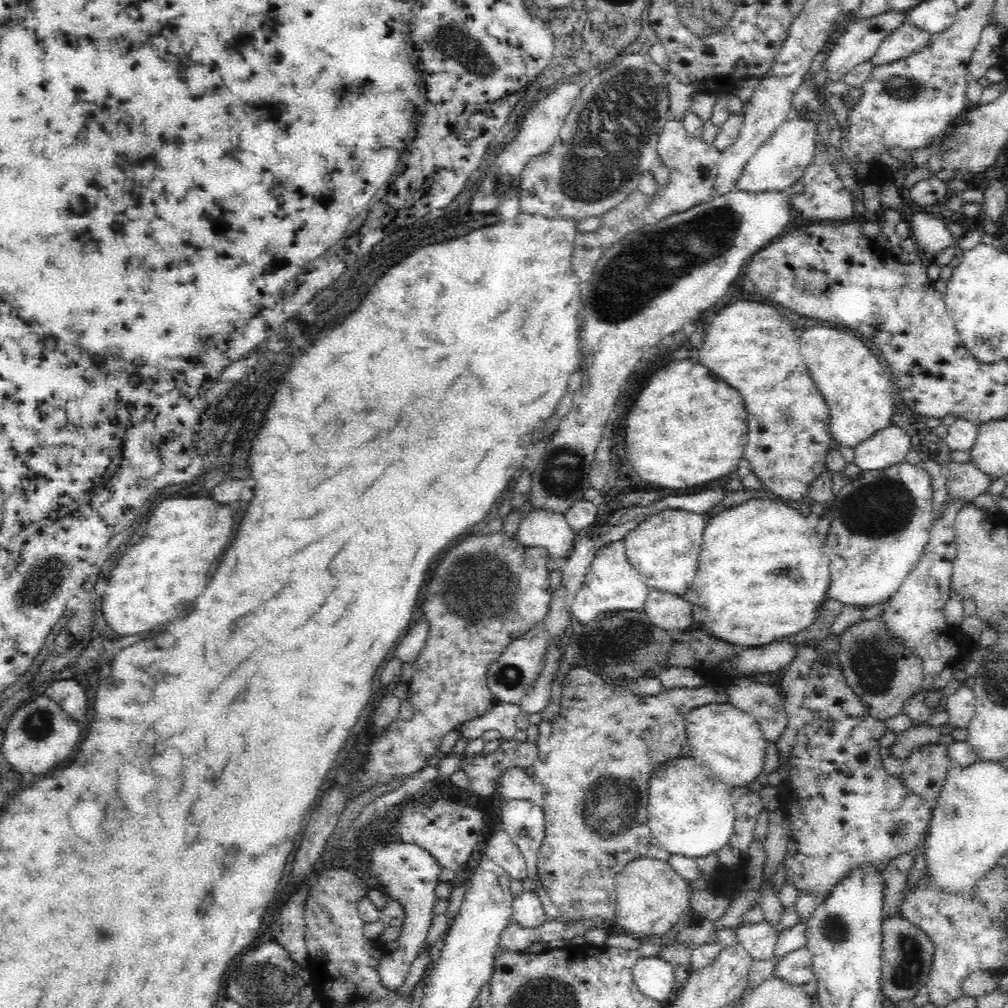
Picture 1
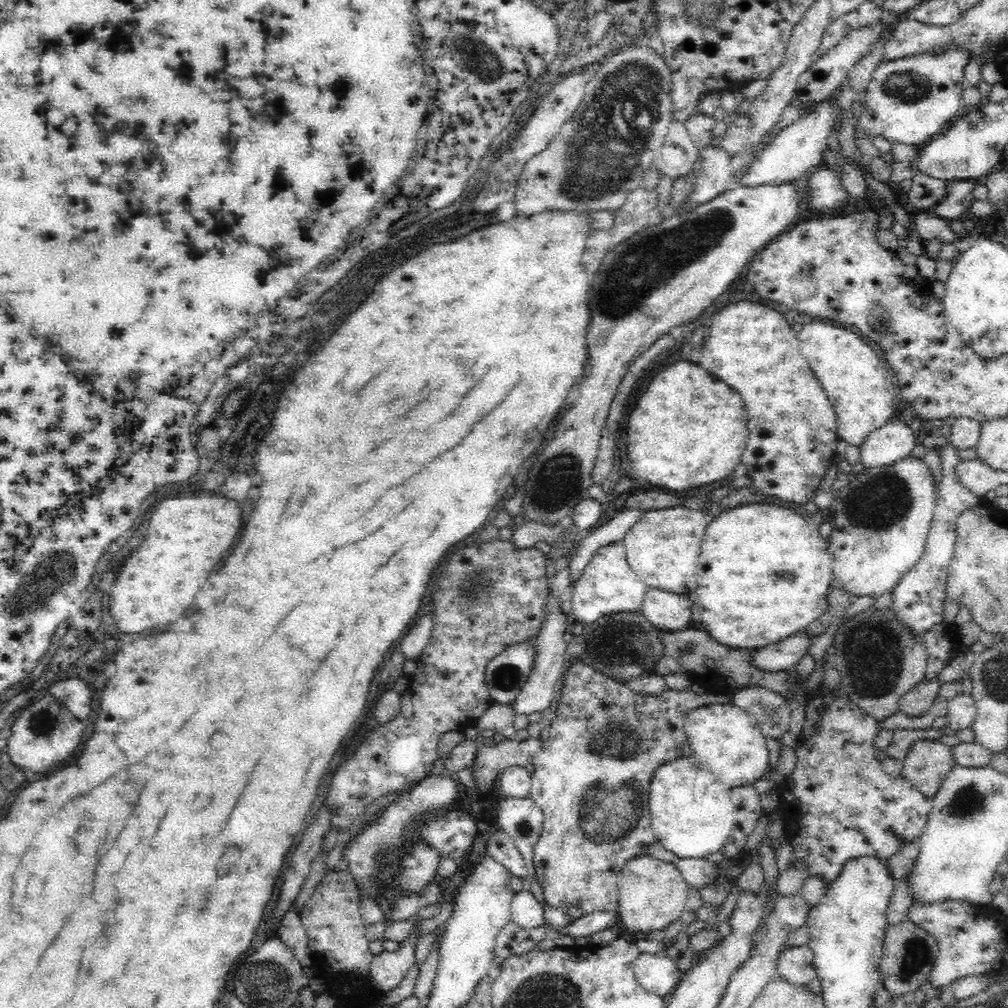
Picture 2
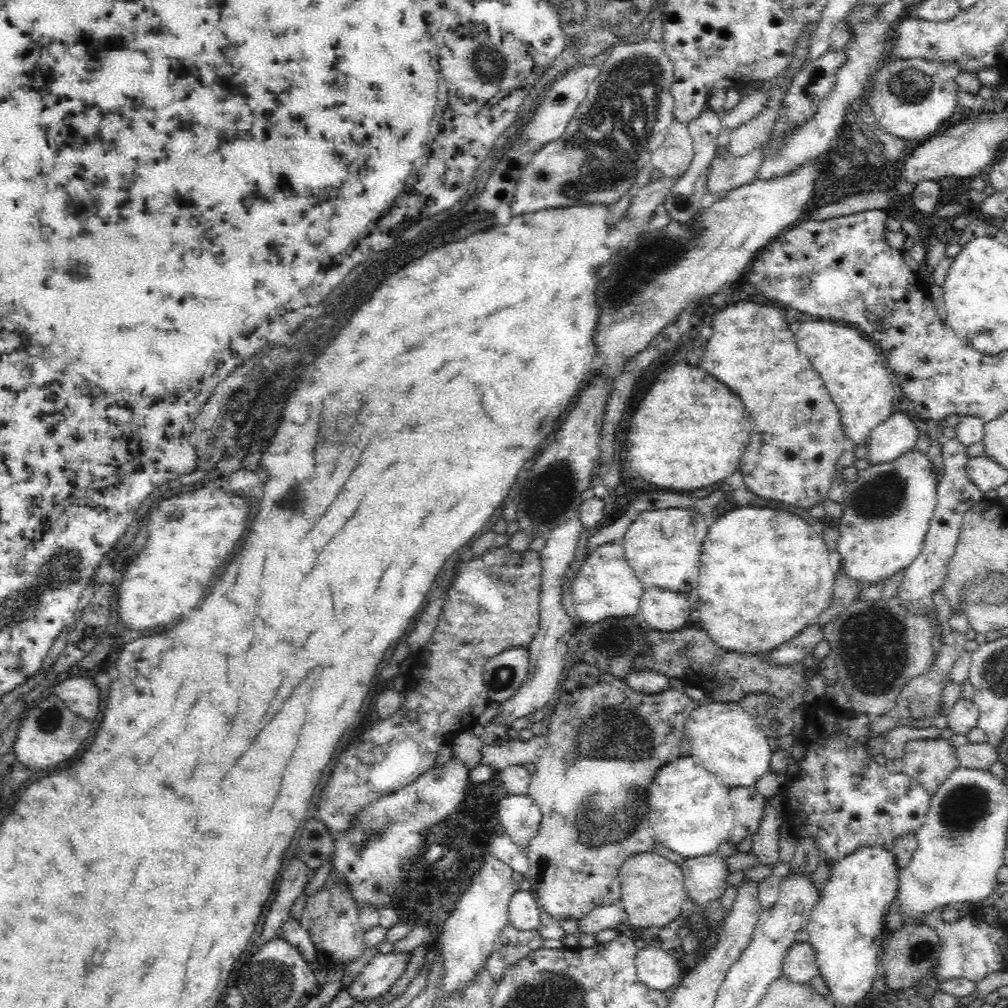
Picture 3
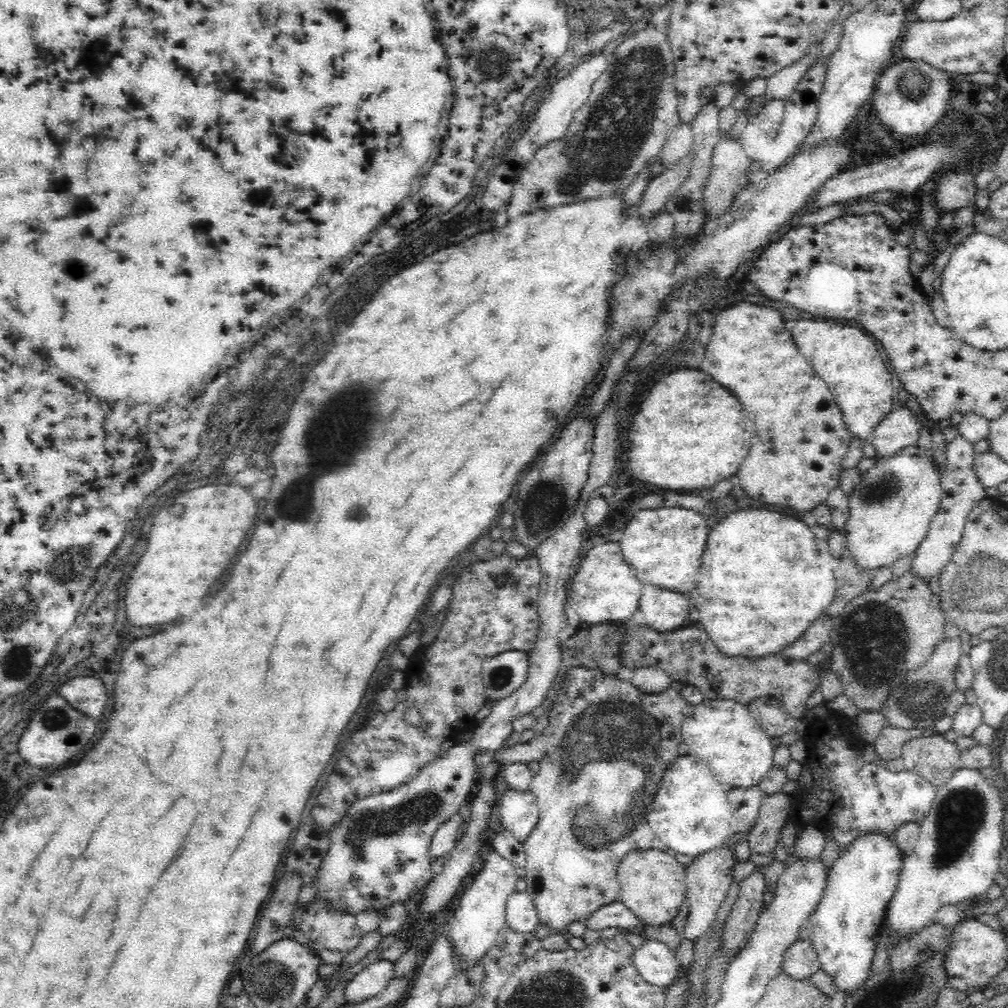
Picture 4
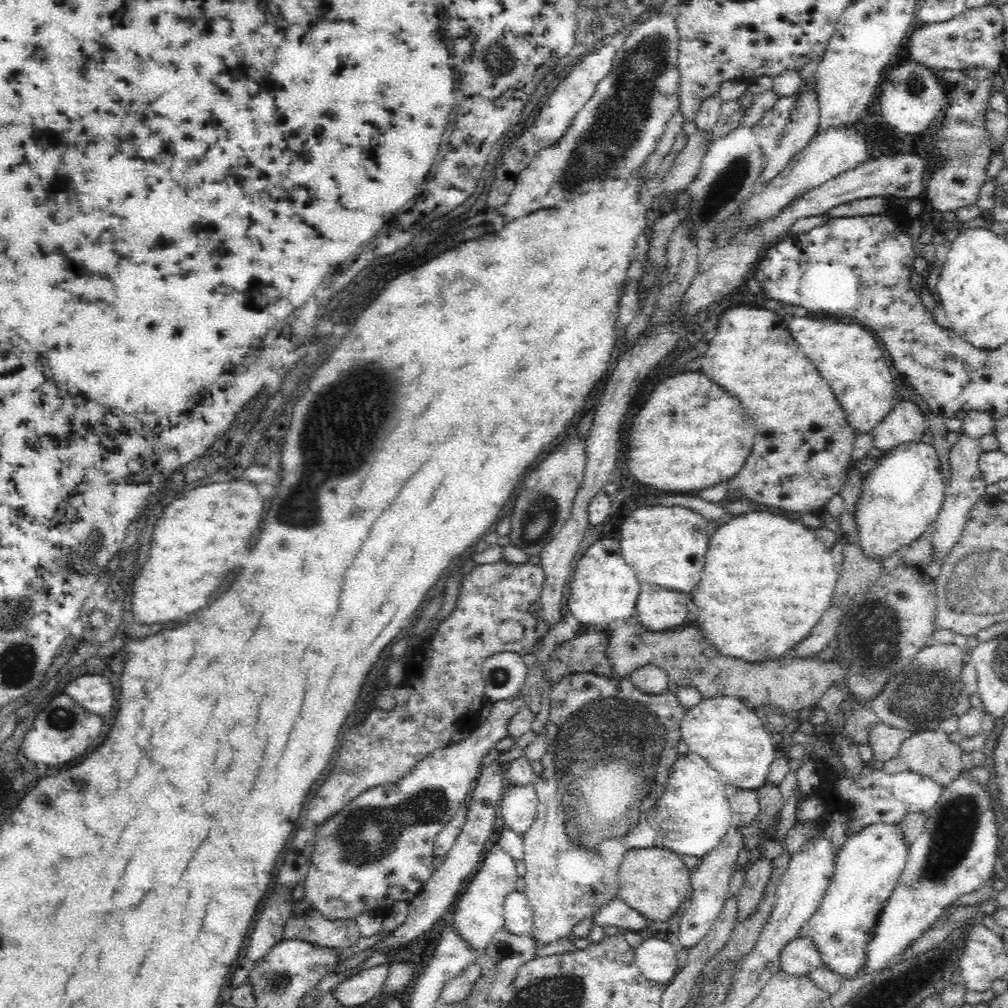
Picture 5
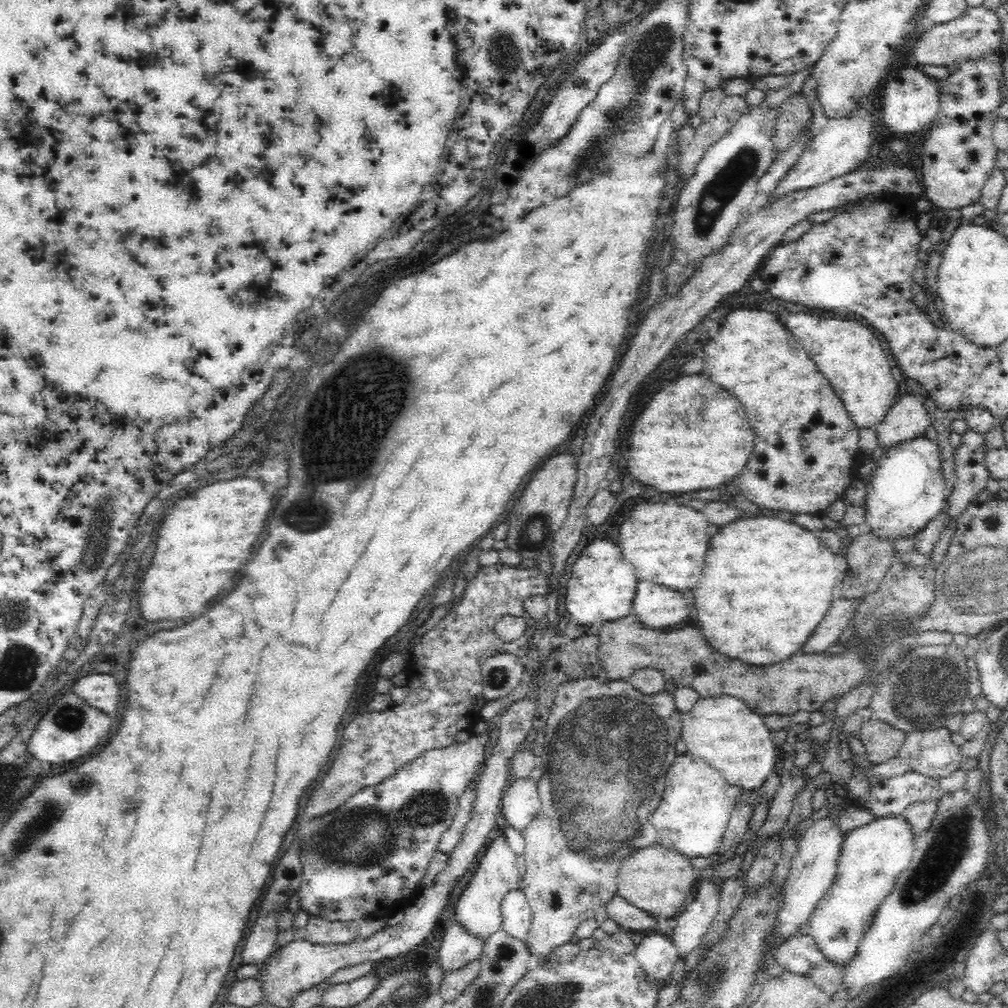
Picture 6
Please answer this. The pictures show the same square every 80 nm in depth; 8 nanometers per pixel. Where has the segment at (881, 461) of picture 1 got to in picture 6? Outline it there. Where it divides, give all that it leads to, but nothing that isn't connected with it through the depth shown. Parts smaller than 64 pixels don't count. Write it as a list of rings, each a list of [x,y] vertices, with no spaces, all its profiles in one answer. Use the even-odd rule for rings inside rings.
[[[904,394],[894,401],[882,422],[876,426],[878,444],[888,448],[922,437],[928,426],[931,426],[930,415],[924,400],[918,394]]]

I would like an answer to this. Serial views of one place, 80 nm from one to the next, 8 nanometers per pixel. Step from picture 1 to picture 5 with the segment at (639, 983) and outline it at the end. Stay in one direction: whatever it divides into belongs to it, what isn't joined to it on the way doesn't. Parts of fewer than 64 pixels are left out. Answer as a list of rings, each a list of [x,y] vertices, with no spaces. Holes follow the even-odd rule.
[[[645,934],[643,942],[635,950],[635,961],[646,978],[665,986],[677,973],[676,949],[670,942]]]

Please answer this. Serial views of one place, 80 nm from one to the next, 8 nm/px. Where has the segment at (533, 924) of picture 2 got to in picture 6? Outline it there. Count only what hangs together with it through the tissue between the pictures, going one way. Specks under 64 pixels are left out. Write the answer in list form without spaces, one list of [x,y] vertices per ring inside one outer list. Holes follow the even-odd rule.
[[[519,889],[507,892],[501,902],[501,929],[516,940],[528,934],[533,912],[525,894]]]

